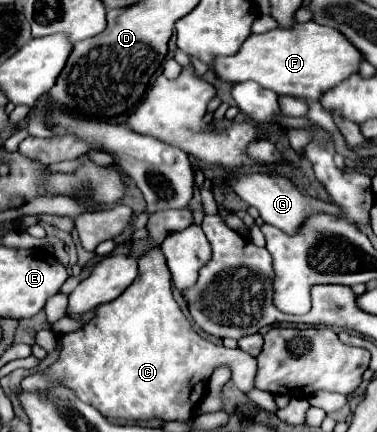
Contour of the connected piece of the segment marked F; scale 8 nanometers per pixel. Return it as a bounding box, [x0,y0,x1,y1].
[209,22,359,100]

